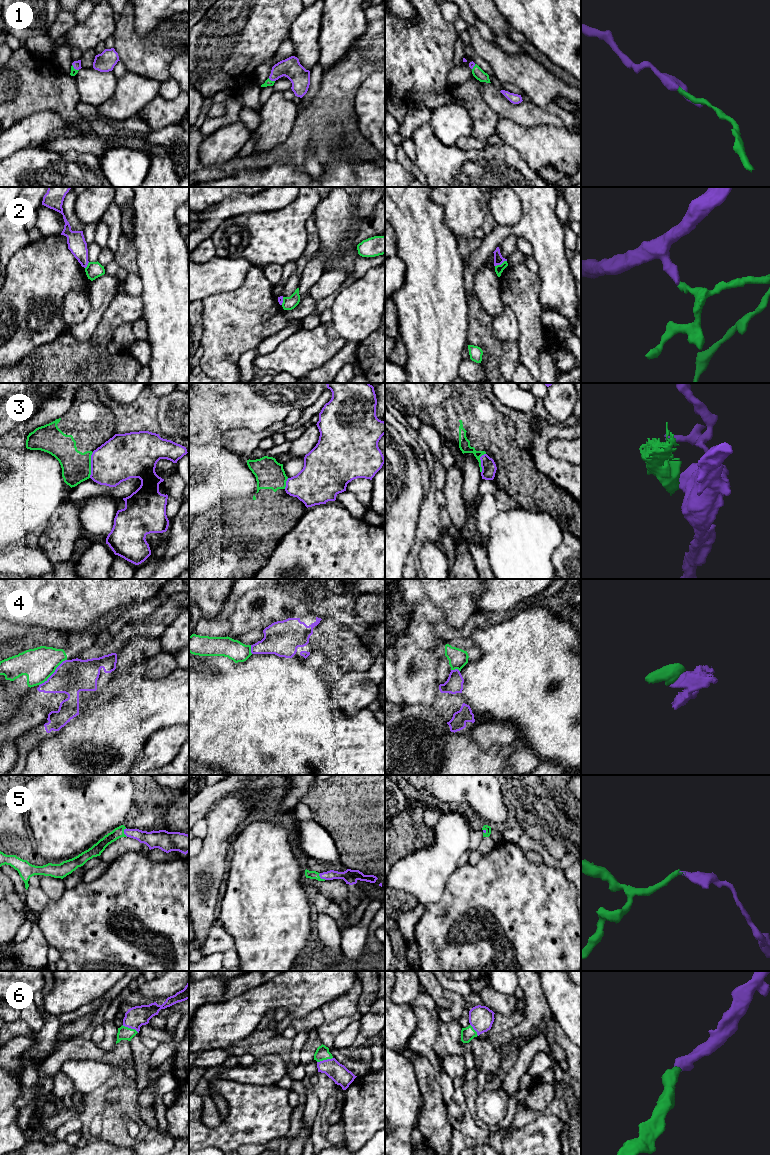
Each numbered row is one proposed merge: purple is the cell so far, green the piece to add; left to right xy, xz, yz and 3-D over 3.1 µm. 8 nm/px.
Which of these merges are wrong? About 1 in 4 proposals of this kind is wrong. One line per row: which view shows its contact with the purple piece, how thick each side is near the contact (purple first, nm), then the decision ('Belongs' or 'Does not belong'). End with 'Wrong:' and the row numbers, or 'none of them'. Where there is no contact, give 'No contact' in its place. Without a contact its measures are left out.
1: Touches purple in xz. Thickness 160 nm (purple) against 60 nm. Belongs
2: Touches purple in yz. Thickness 80 nm (purple) against 70 nm. Does not belong
3: Touches purple in xy. Thickness 360 nm (purple) against 240 nm. Does not belong
4: Touches purple in xy. Thickness 280 nm (purple) against 260 nm. Does not belong
5: Touches purple in xy. Thickness 140 nm (purple) against 90 nm. Belongs
6: Touches purple in xy. Thickness 170 nm (purple) against 110 nm. Belongs
Wrong: 2, 3, 4

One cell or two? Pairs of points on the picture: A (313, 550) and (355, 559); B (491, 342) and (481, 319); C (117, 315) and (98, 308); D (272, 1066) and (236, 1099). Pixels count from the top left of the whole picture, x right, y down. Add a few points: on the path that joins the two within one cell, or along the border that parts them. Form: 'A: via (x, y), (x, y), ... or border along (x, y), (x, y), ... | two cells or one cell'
A: via (323, 559), (345, 559) | one cell
B: via (485, 336), (481, 332), (481, 325) | one cell
C: border along (116, 294), (94, 332) | two cells
D: border along (231, 1080), (237, 1083), (265, 1083), (274, 1085) | two cells

